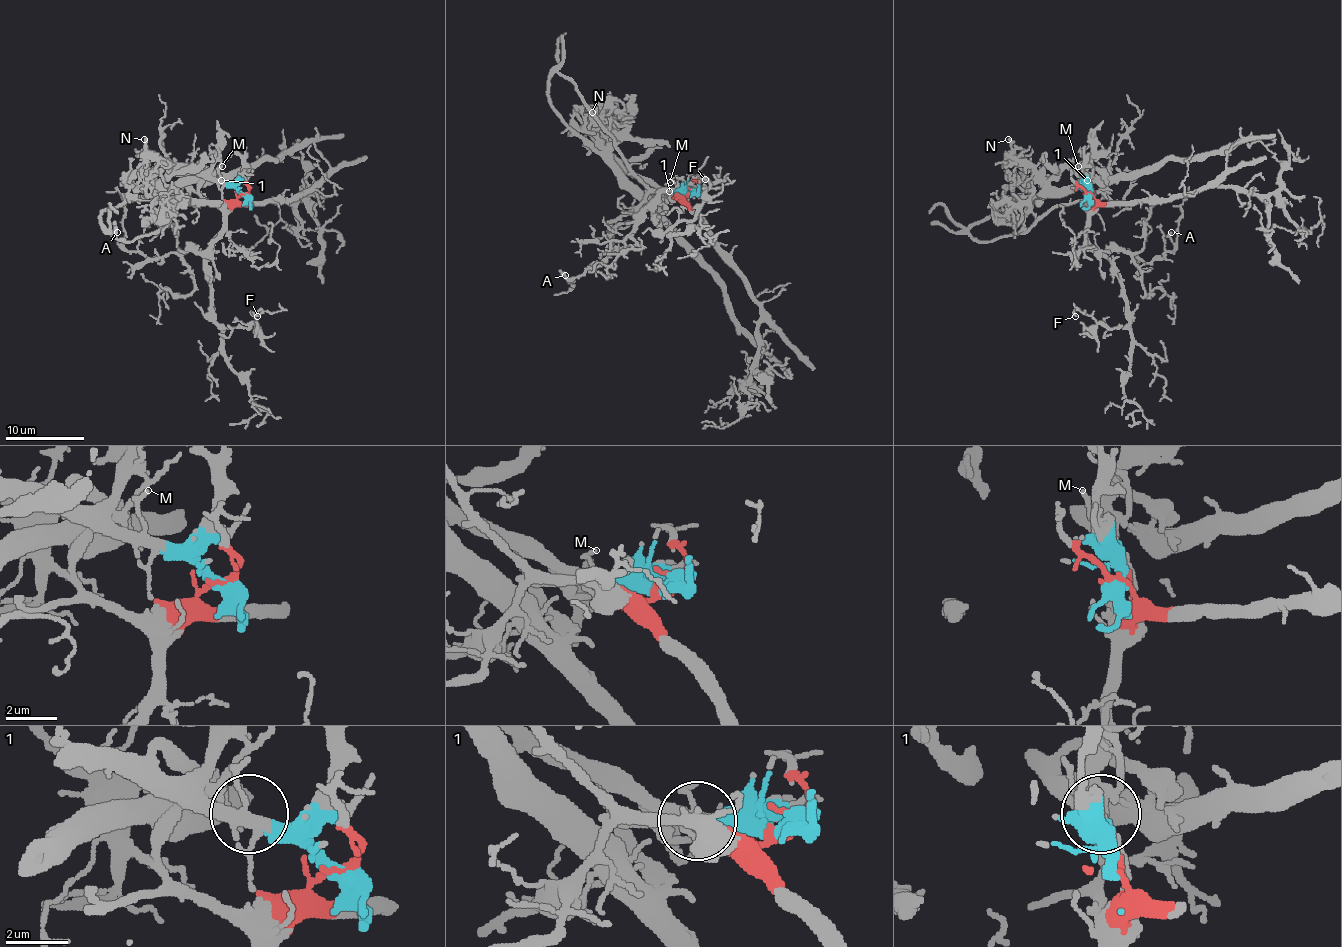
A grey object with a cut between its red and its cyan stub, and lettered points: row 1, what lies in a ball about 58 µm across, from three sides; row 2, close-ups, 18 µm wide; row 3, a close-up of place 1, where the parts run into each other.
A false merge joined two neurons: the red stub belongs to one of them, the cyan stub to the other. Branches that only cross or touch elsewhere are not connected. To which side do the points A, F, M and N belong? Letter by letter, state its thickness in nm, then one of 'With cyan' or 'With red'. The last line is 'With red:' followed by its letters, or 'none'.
A: Thickness 200 nm. With red
F: Thickness 170 nm. With red
M: Thickness 150 nm. With red
N: Thickness 240 nm. With cyan
With red: A, F, M

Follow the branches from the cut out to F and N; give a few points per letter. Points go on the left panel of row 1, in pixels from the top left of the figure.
F: (244, 194), (210, 245), (206, 271), (212, 318), (246, 328), (258, 316)
N: (244, 196), (182, 168), (173, 168), (157, 180), (141, 168), (145, 138)

